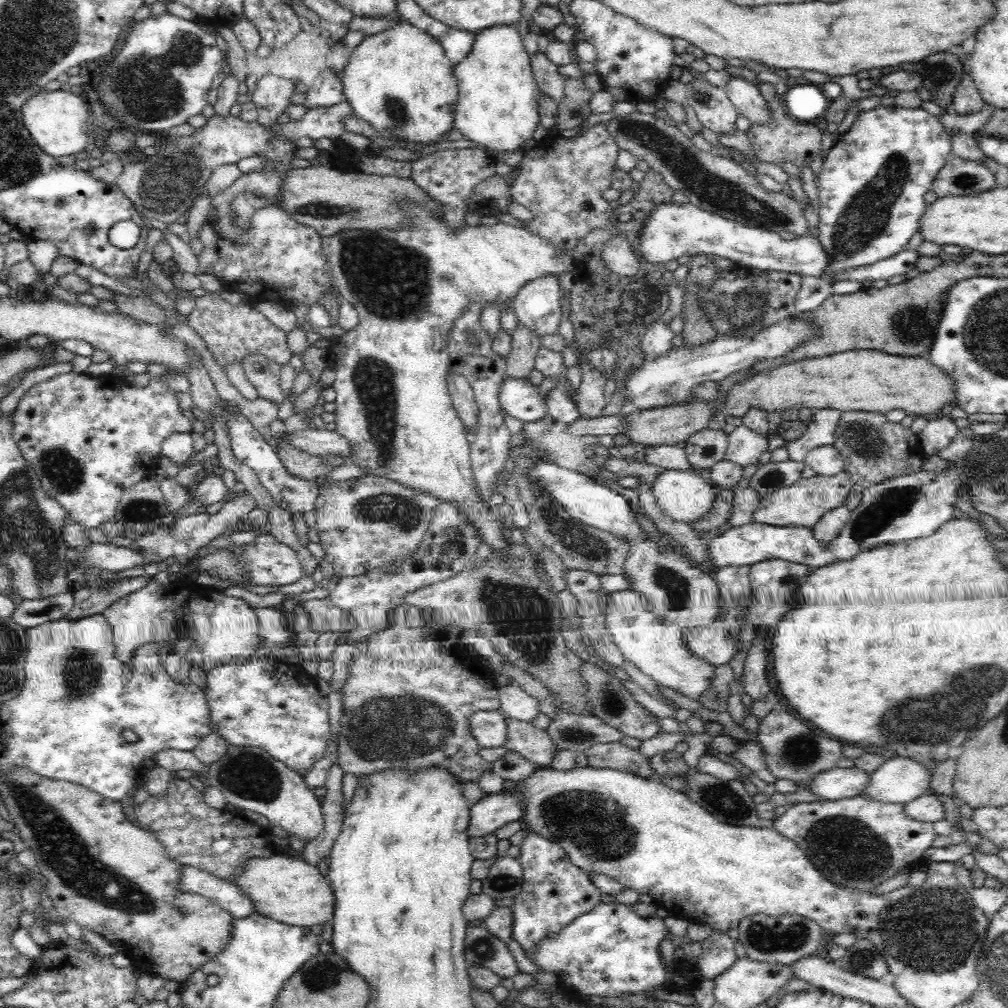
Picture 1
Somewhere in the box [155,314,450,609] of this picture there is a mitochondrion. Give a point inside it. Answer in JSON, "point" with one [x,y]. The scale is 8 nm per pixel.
{"point":[374,381]}

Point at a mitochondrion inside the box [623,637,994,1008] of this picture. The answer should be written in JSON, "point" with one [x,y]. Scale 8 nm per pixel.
{"point":[927,930]}

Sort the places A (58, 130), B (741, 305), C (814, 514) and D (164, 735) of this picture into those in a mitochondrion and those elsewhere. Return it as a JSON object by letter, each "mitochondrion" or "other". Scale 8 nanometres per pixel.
{"A":"other","B":"mitochondrion","C":"other","D":"other"}

